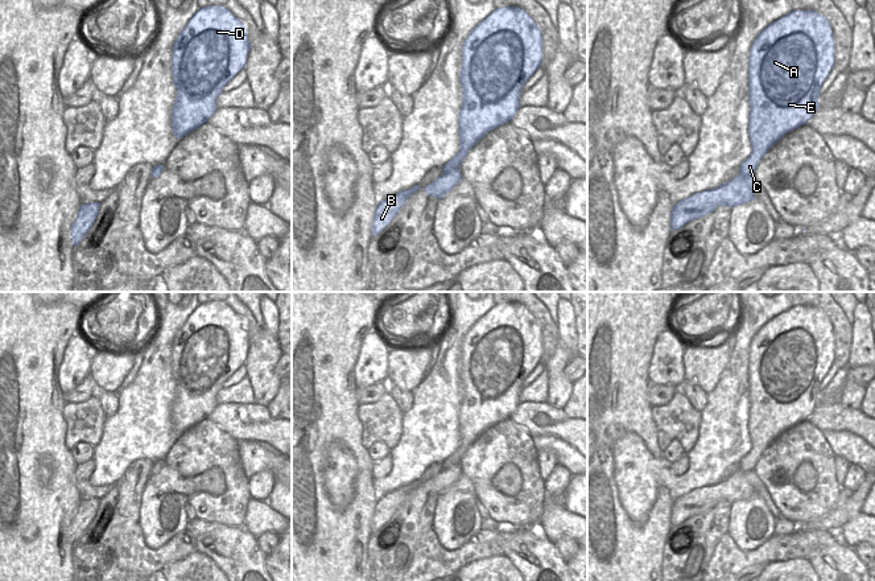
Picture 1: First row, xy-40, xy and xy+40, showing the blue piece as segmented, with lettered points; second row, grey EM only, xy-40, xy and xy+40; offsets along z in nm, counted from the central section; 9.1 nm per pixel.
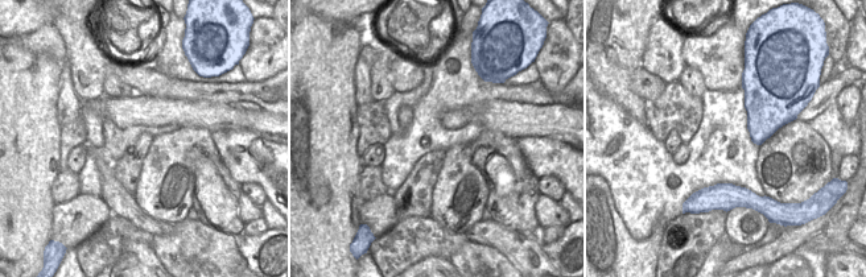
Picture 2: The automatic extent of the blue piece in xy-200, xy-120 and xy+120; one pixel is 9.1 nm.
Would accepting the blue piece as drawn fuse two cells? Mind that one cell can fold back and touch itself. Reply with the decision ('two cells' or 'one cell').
two cells

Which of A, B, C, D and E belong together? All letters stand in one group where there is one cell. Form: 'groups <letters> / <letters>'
groups A C D E / B

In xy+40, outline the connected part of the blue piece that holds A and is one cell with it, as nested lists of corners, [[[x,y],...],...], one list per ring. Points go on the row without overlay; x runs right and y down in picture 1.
[[[792,306],[759,329],[748,353],[748,432],[752,448],[739,462],[739,470],[754,470],[773,440],[785,429],[809,419],[820,403],[820,384],[833,363],[831,321],[816,306]]]

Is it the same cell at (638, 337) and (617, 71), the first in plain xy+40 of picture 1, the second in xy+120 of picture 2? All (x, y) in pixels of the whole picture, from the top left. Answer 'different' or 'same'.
same

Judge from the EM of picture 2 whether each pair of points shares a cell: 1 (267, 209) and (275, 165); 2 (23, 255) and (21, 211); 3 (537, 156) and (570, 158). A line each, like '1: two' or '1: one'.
1: two
2: one
3: one

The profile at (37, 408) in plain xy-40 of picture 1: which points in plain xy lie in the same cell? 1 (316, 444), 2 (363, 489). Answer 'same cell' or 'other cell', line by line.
1: same cell
2: same cell

